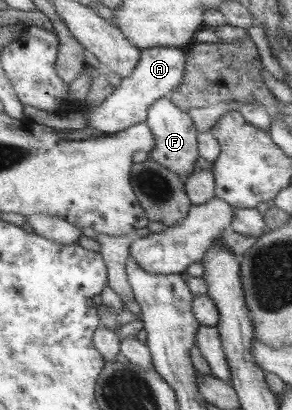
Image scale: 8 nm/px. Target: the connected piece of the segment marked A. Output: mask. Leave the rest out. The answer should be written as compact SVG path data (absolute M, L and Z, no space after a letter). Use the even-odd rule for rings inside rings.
M154 46L141 49L132 74L121 79L120 84L114 87L112 93L98 106L85 106L81 109L86 118L86 127L113 134L145 121L150 104L162 96L169 96L180 85L186 51L187 46Z

